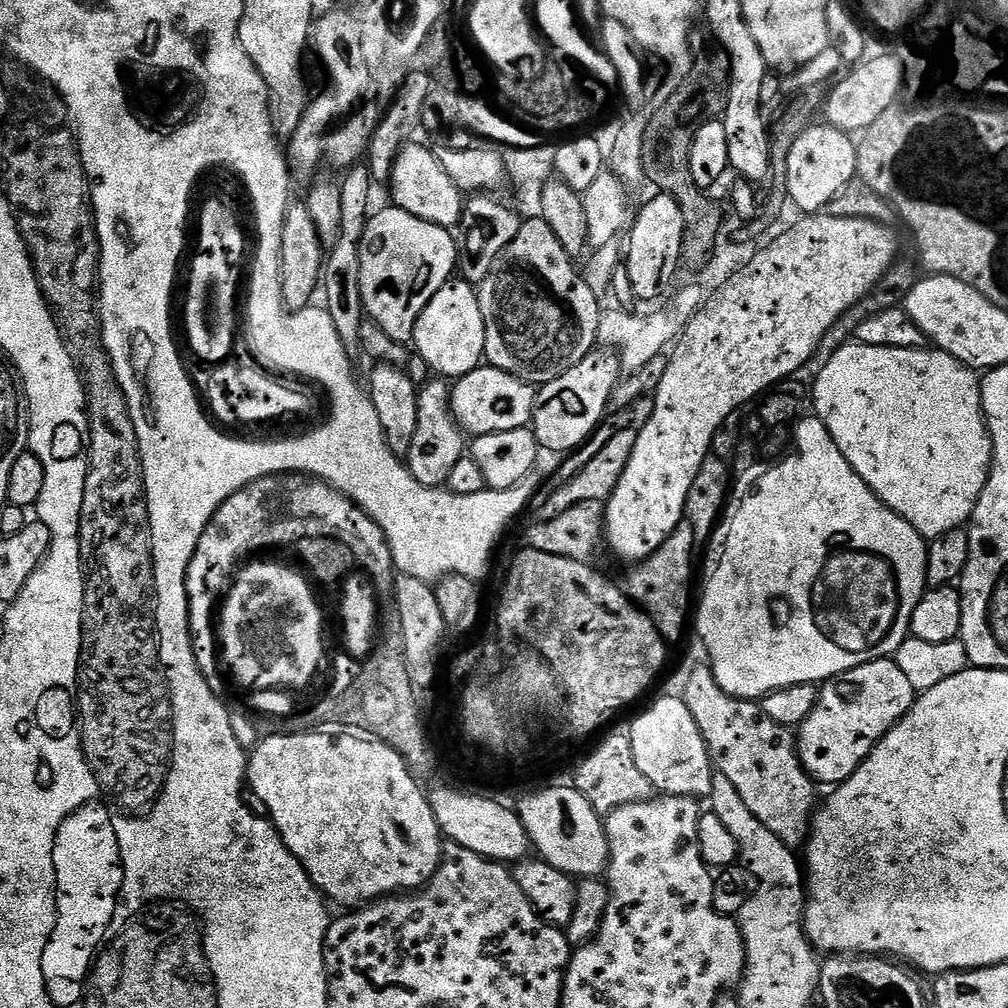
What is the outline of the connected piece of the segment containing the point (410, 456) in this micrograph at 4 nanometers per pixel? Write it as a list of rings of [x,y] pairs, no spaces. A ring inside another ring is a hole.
[[[432,378],[428,385],[419,389],[417,398],[417,430],[406,457],[410,474],[418,483],[427,488],[447,485],[450,470],[466,452],[466,436],[456,425],[450,407],[450,388],[443,379]],[[465,440],[465,444],[464,444]]]

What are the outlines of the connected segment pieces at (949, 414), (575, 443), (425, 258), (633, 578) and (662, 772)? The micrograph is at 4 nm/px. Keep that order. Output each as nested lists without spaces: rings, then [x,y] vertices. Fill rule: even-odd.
[[[849,342],[845,348],[840,348],[828,361],[824,364],[824,369],[816,376],[816,385],[812,388],[812,400],[810,396],[810,404],[813,404],[814,415],[816,419],[821,420],[826,426],[826,430],[830,434],[830,438],[834,438],[834,442],[838,446],[838,450],[842,450],[842,454],[846,458],[846,462],[850,462],[850,466],[862,478],[862,482],[866,482],[866,486],[871,492],[883,502],[892,512],[896,512],[906,522],[910,522],[910,526],[914,526],[914,530],[919,536],[931,538],[934,536],[941,536],[955,528],[964,528],[968,521],[972,518],[972,511],[978,502],[978,498],[982,494],[984,484],[988,480],[988,473],[992,466],[992,439],[988,436],[988,426],[984,422],[984,414],[980,411],[980,381],[977,373],[973,369],[968,368],[965,364],[955,360],[949,352],[941,352],[932,346],[925,346],[922,348],[911,348],[910,350],[898,350],[897,348],[887,348],[886,346],[866,346],[865,344],[857,344]]]
[[[597,346],[578,366],[543,385],[536,394],[530,425],[541,449],[567,454],[589,439],[605,419],[608,399],[621,376],[619,355],[607,346]]]
[[[381,207],[373,215],[360,239],[360,294],[365,317],[386,330],[394,342],[408,346],[413,343],[412,335],[422,310],[426,310],[430,298],[434,298],[434,294],[438,294],[438,290],[442,290],[442,286],[453,279],[457,271],[458,244],[452,241],[453,233],[449,229],[414,218],[414,214],[401,208],[387,207]]]
[[[682,522],[650,554],[645,560],[639,561],[638,566],[632,566],[622,579],[622,587],[629,600],[637,604],[654,622],[669,645],[675,646],[684,636],[684,623],[689,623],[688,599],[692,596],[692,551],[698,548],[694,538],[694,530],[686,522]]]
[[[664,696],[656,700],[632,724],[632,732],[627,733],[630,746],[634,750],[634,763],[638,770],[646,774],[649,785],[657,793],[665,796],[695,796],[708,798],[711,794],[711,778],[714,765],[710,754],[706,750],[706,742],[698,730],[698,722],[694,722],[694,714],[686,706],[686,702],[679,696]]]

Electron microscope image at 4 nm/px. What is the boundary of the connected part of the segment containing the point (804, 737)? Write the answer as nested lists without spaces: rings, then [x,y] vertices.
[[[892,658],[871,660],[841,676],[833,676],[823,681],[819,689],[818,702],[800,723],[795,737],[802,766],[820,786],[846,782],[878,741],[907,714],[918,695]]]

